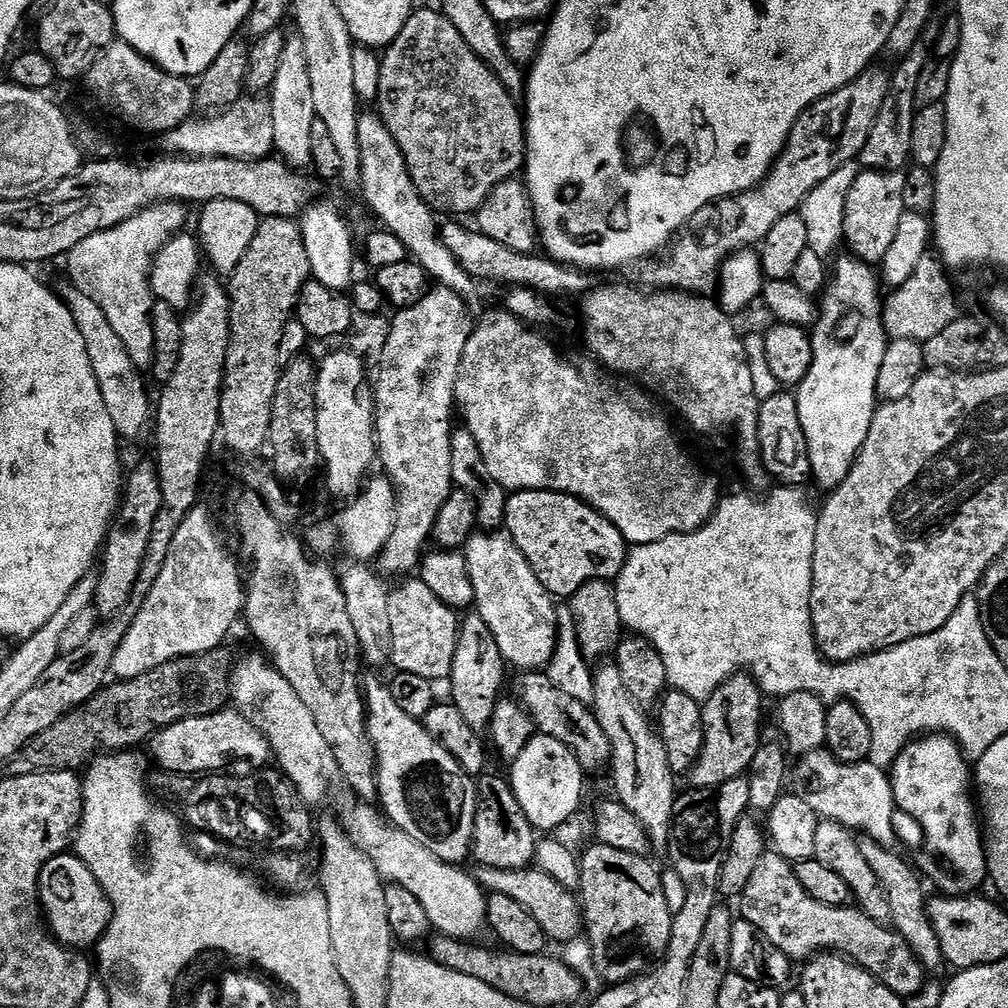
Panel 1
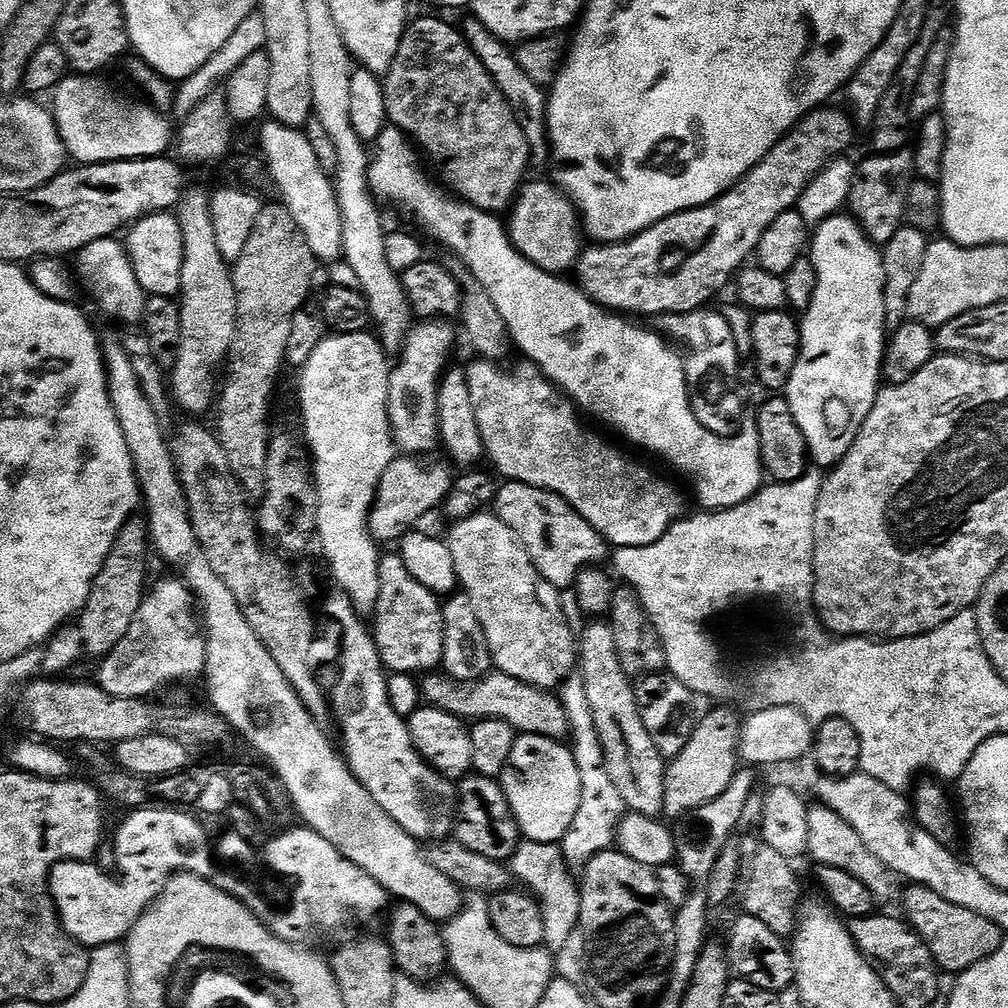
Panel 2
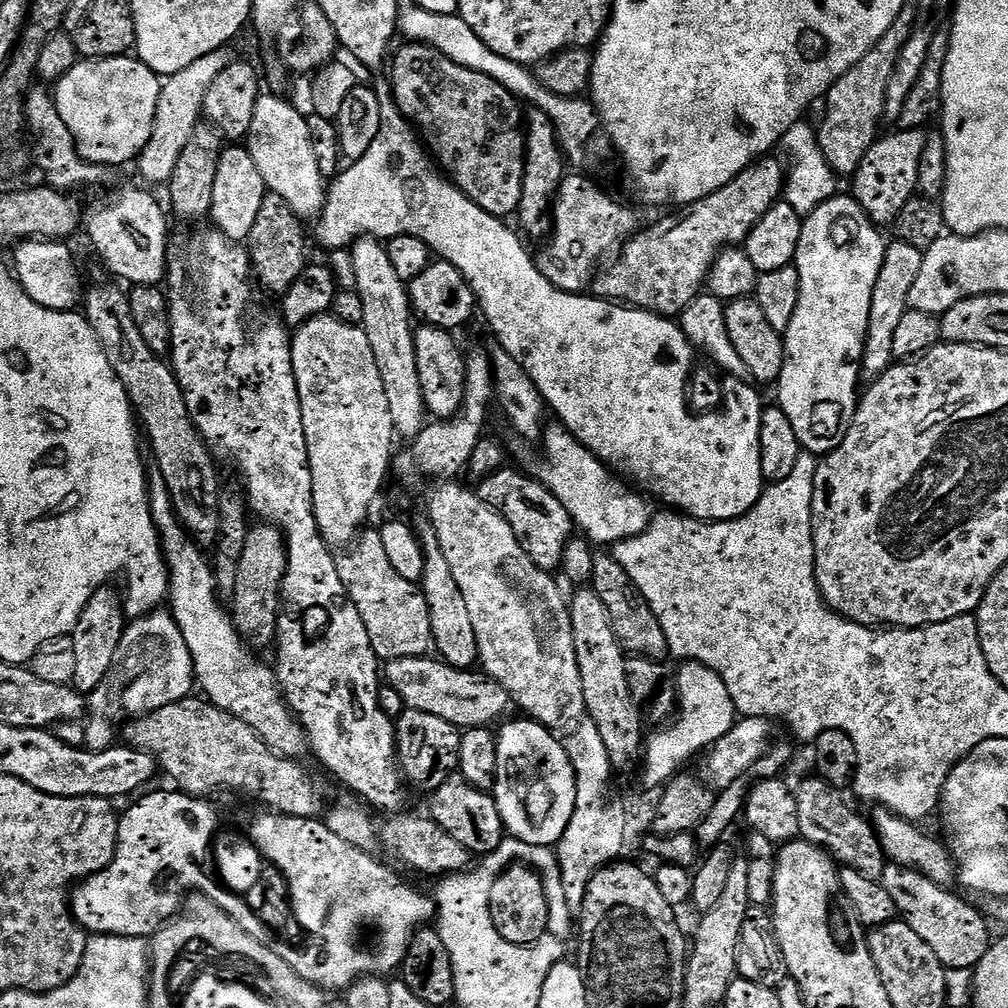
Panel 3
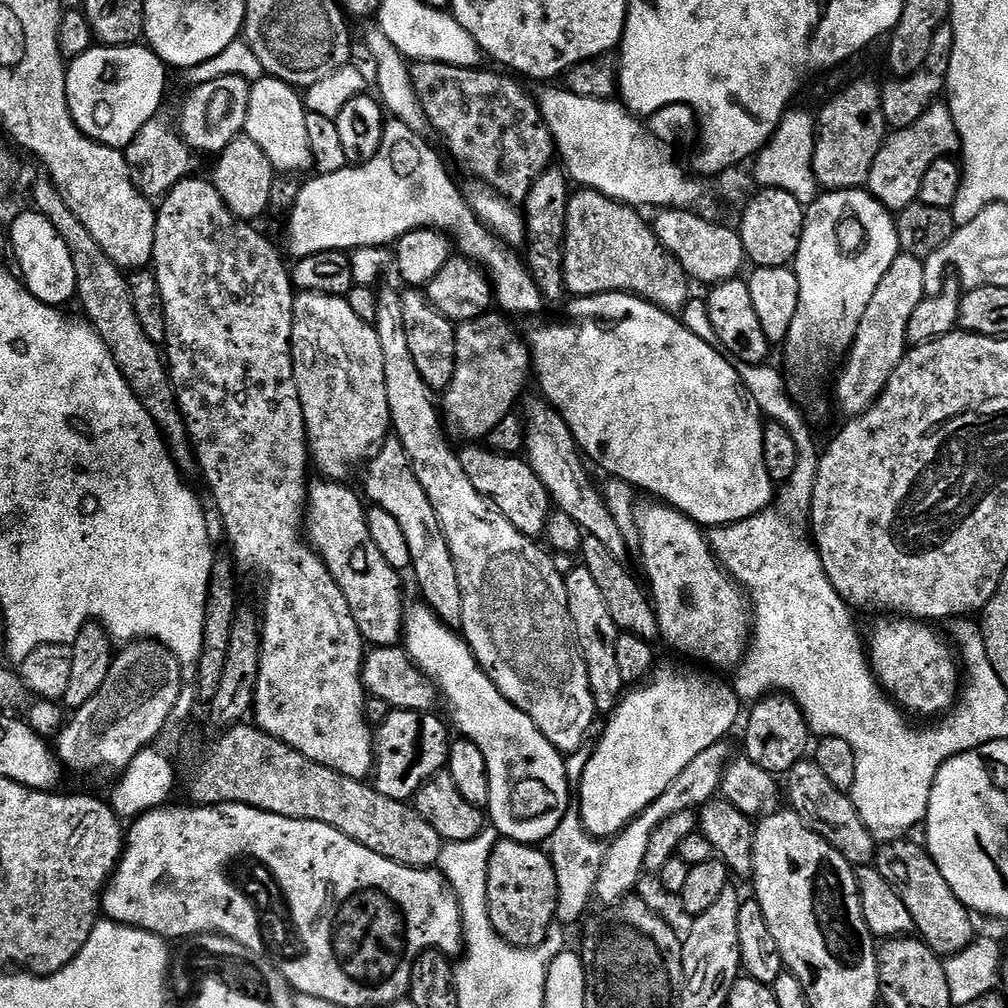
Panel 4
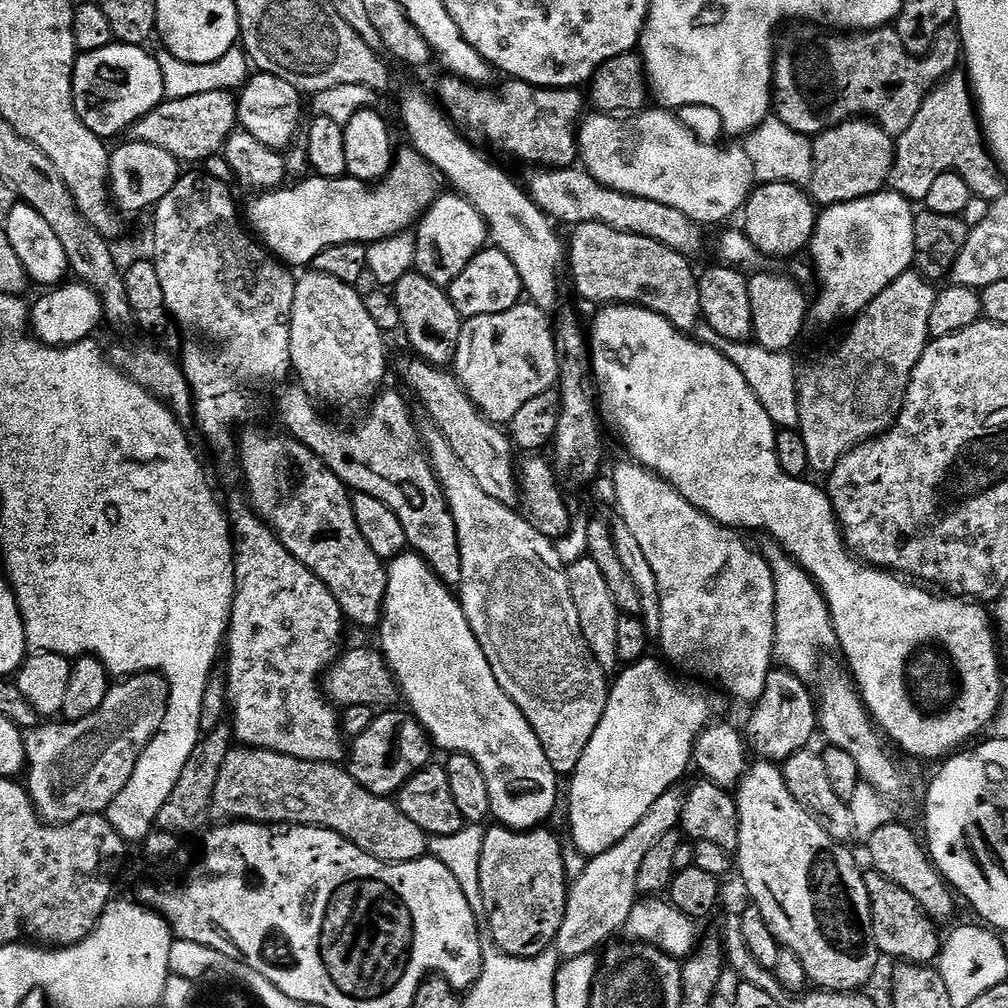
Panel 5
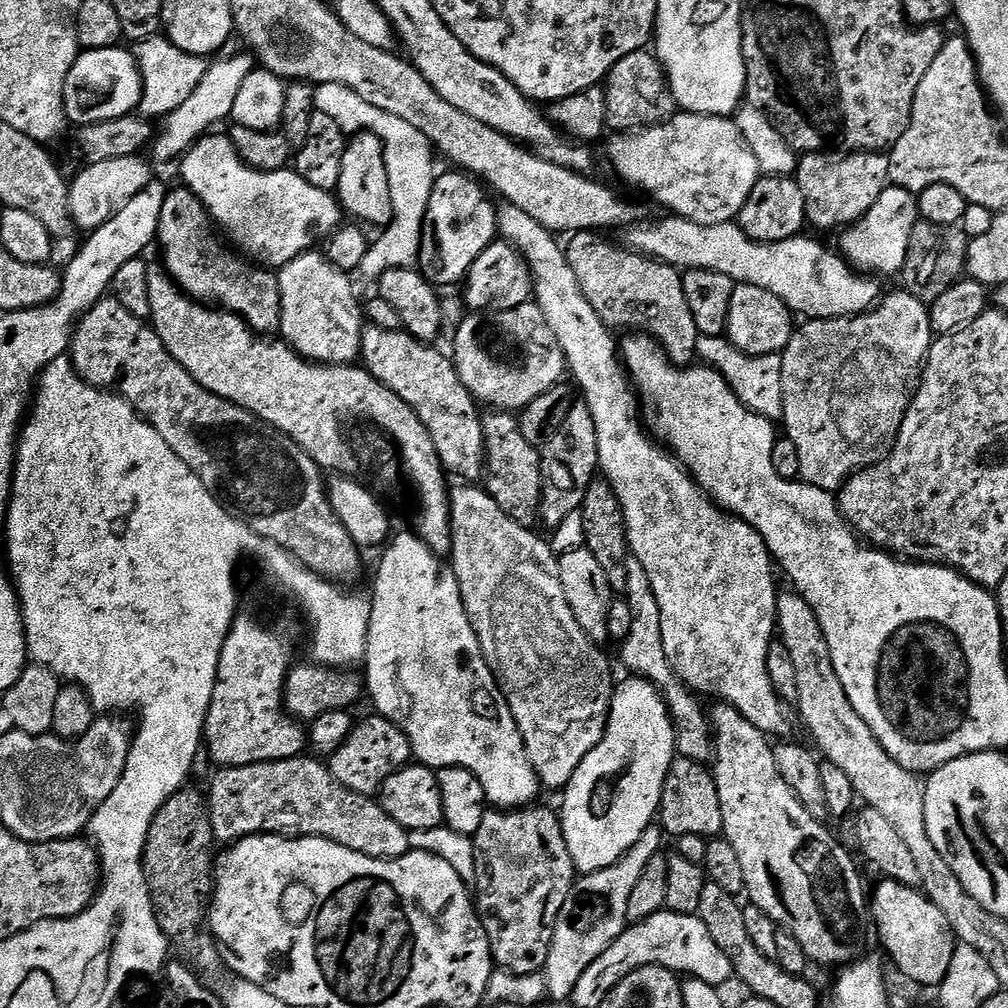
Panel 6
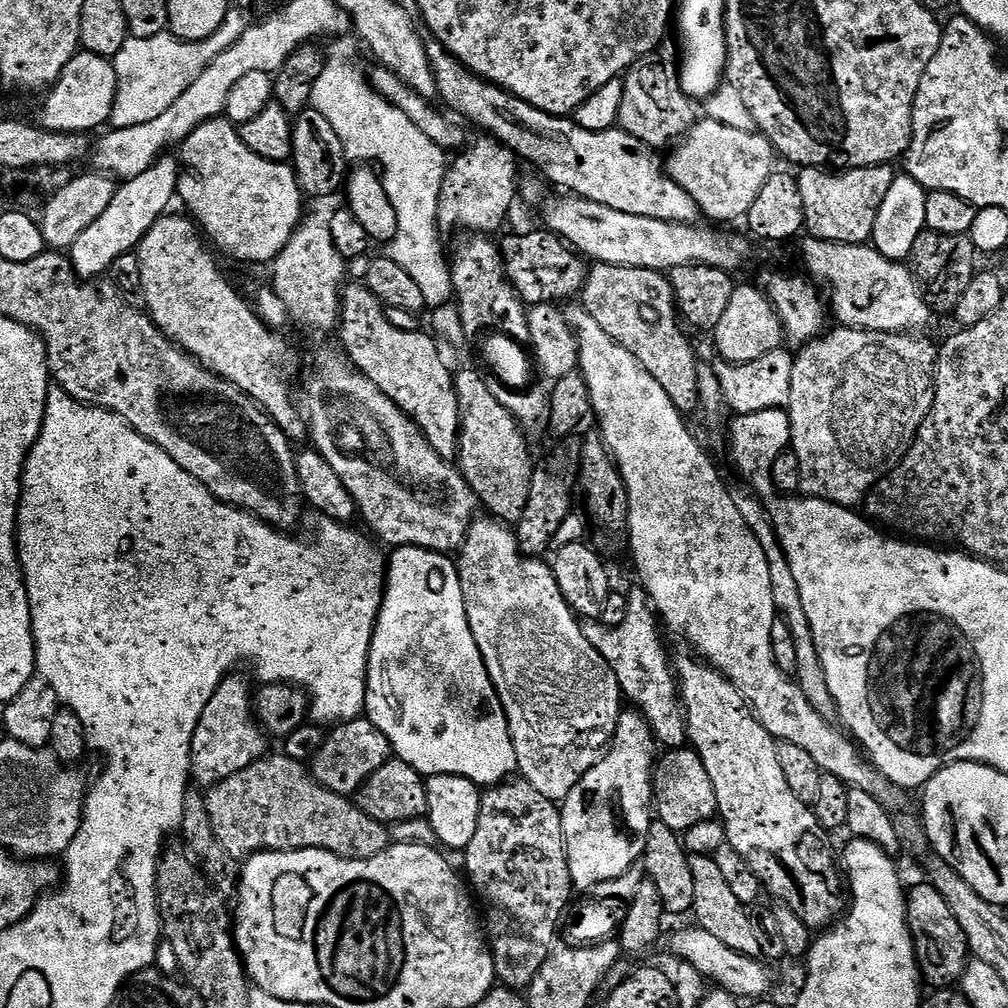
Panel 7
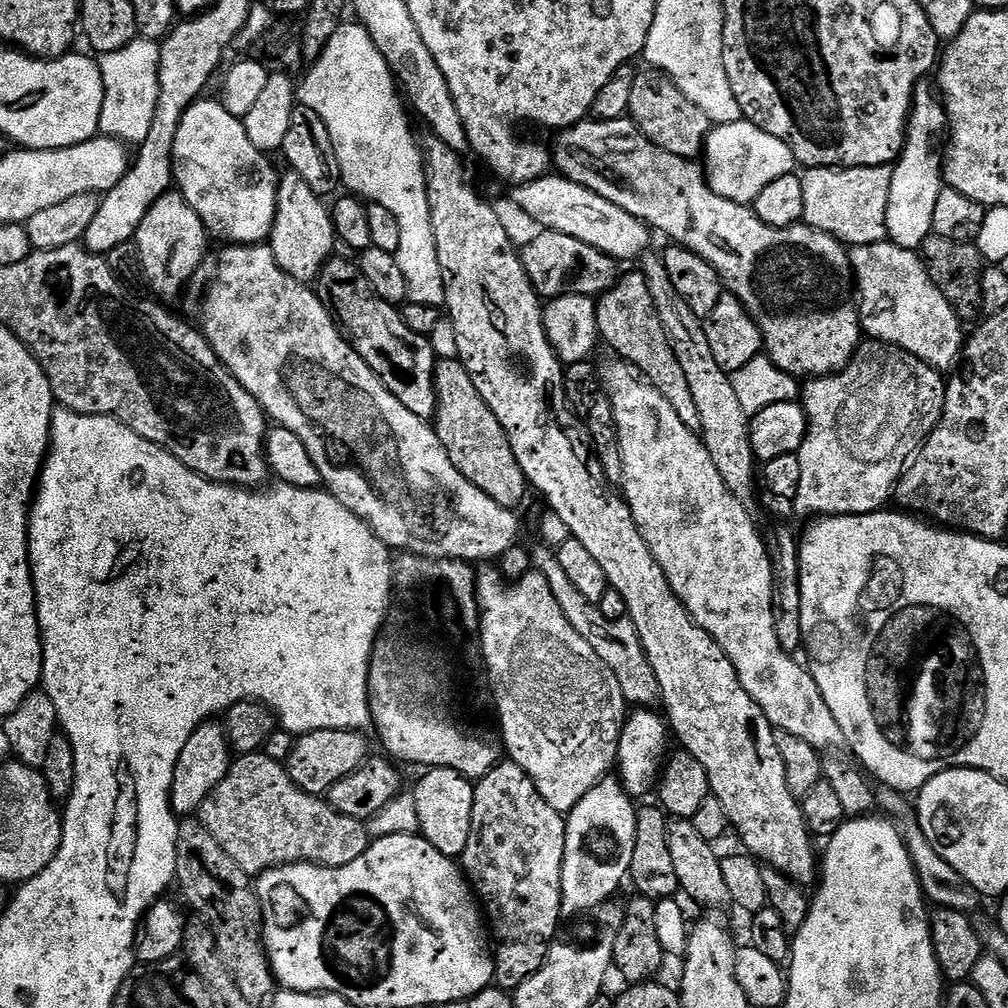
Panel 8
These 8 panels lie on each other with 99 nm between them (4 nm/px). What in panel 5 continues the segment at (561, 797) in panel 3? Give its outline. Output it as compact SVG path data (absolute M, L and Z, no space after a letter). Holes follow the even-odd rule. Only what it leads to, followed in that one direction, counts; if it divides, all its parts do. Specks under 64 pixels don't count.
M411 550L395 556L387 570L388 585L378 625L378 648L396 677L403 699L404 696L408 699L407 707L437 749L445 748L445 753L469 756L478 762L478 770L482 770L482 778L486 778L486 790L490 790L490 806L497 825L517 830L541 827L555 808L558 774L550 766L540 740L526 722L522 710L498 686L488 659L466 622L459 599L448 593L449 585Z

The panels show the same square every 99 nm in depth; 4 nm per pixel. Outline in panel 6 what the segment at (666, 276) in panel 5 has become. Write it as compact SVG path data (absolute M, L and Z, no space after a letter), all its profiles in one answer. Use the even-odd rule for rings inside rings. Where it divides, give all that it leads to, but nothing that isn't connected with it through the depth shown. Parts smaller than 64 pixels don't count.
M595 231L578 232L566 244L568 261L586 300L608 327L643 330L664 349L672 363L689 367L697 359L699 332L686 302L681 271L627 247L614 246L600 236Z

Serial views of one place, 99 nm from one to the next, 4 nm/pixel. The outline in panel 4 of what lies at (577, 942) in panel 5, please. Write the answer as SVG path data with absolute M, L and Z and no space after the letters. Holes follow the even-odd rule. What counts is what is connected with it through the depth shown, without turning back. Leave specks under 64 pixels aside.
M721 742L710 746L710 750L702 750L702 754L698 754L698 758L694 758L694 762L690 762L690 766L686 766L686 770L682 770L682 774L678 774L678 778L674 778L674 782L670 782L670 786L666 786L666 790L662 790L662 794L658 794L654 802L650 802L650 806L646 806L646 810L642 810L639 816L631 820L619 836L607 845L604 865L598 874L594 895L597 901L601 900L601 905L618 904L635 893L632 891L635 890L636 883L639 882L640 876L645 875L646 842L650 842L650 834L654 834L654 830L658 830L658 826L666 822L666 818L673 814L699 810L709 800L717 799L720 783L724 781L724 769L730 763L726 745L727 743Z

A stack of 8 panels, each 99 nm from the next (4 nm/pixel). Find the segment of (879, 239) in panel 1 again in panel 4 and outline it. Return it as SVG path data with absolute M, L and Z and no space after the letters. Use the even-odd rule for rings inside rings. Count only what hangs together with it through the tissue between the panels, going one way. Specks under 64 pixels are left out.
M934 103L930 110L926 110L926 114L922 114L922 118L918 118L918 122L914 122L914 126L895 129L885 139L884 145L878 150L878 158L874 158L874 166L870 166L867 191L882 207L898 214L906 206L919 201L926 170L930 170L936 160L943 160L959 152L960 135L951 110L947 103Z

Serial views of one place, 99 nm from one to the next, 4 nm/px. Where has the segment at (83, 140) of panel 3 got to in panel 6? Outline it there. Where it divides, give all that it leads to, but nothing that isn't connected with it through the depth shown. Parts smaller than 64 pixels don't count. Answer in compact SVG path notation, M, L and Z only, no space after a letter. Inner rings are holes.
M124 46L106 50L84 50L76 57L70 74L64 79L64 109L73 125L106 122L131 116L140 107L144 83L135 55Z

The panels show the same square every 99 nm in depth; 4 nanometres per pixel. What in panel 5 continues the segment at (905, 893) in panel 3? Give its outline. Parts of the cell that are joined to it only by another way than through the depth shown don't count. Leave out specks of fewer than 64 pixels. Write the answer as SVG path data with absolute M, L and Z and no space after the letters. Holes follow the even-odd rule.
M890 822L882 826L882 830L874 830L874 834L866 842L866 848L869 858L872 859L871 867L875 872L882 874L890 882L902 886L902 890L906 890L906 894L914 898L914 902L929 920L941 922L940 920L951 918L953 893L941 873L938 870L936 873L923 848L916 841L915 834L906 825Z

